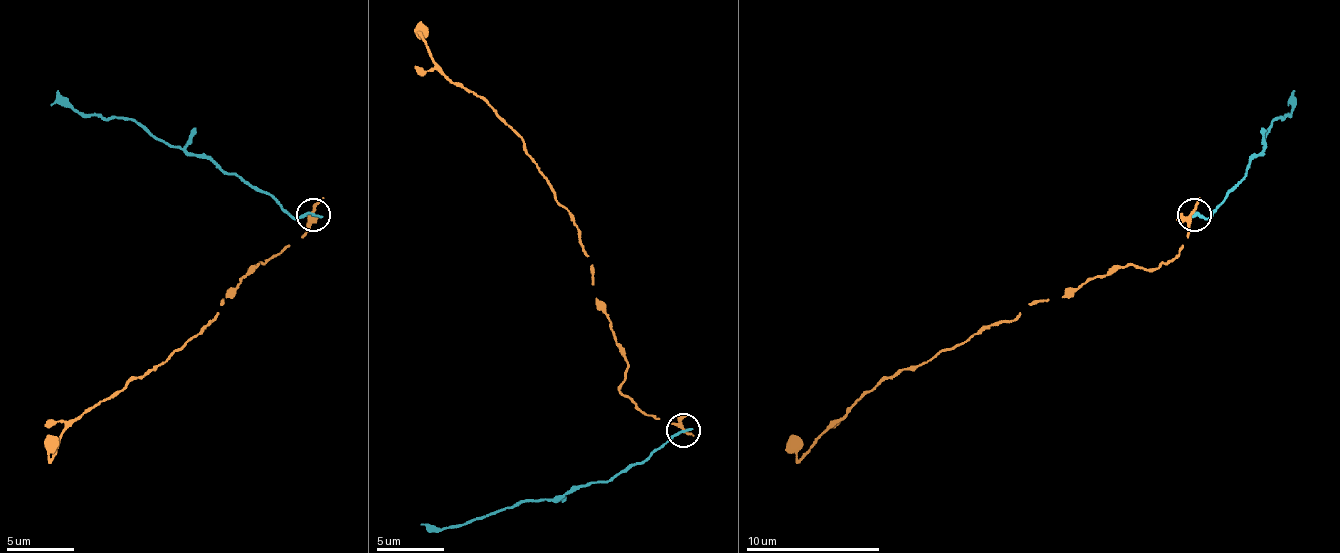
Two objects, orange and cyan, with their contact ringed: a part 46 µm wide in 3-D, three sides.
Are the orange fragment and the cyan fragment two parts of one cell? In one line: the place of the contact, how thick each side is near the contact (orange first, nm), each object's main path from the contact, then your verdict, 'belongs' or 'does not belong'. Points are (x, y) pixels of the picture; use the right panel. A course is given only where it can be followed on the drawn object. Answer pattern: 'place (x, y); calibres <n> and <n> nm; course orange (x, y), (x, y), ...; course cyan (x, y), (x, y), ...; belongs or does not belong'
place (1194, 214); calibres 240 and 240 nm; course orange (1195, 212), (1188, 239), (1155, 269), (1118, 266), (980, 326), (883, 376), (805, 450), (785, 444); course cyan (1195, 215), (1208, 215), (1245, 175), (1276, 118), (1289, 115), (1292, 91); does not belong

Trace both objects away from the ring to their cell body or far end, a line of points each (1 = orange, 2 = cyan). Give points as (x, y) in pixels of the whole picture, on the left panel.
1: (314, 212), (300, 239), (250, 269), (257, 266), (213, 319), (85, 410), (55, 450), (52, 444)
2: (314, 215), (290, 215), (236, 175), (223, 175), (193, 151), (169, 148), (129, 118), (79, 115), (55, 91)

